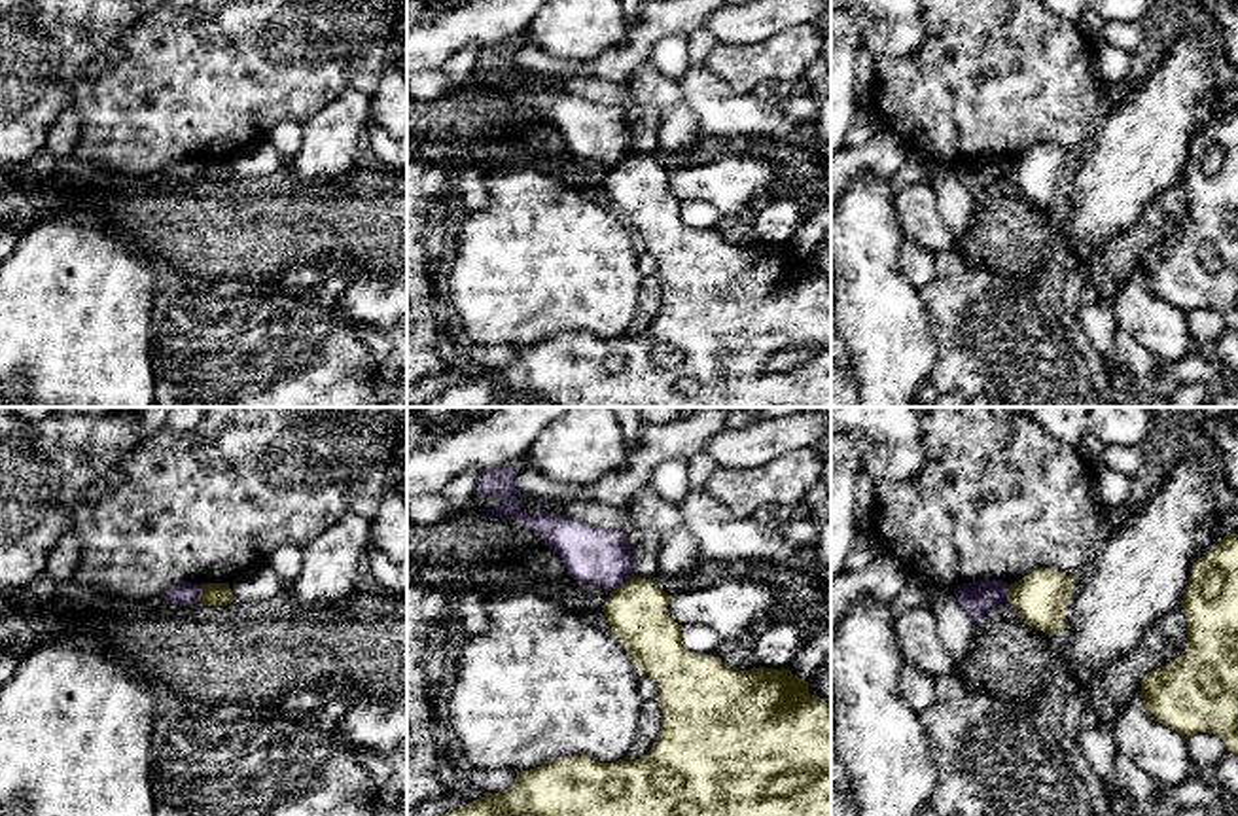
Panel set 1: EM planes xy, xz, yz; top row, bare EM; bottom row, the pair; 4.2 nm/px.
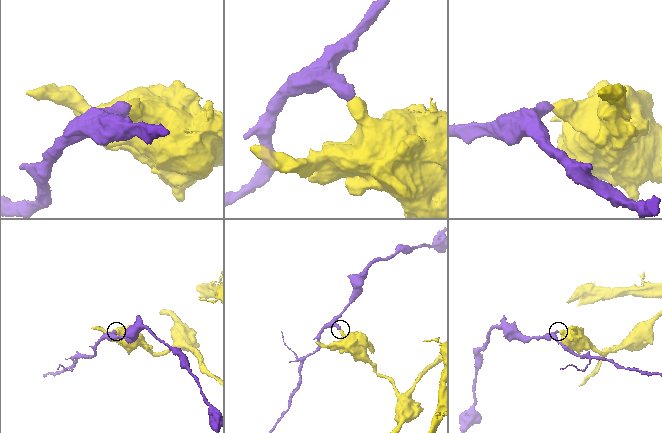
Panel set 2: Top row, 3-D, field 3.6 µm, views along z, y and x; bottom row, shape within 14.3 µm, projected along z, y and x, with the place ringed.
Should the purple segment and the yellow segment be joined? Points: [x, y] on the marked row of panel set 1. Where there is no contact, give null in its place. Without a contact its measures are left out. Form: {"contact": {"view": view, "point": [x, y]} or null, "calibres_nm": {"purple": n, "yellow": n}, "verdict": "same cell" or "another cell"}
{"contact": {"view": "xz", "point": [621, 584]}, "calibres_nm": {"purple": 240, "yellow": 260}, "verdict": "another cell"}

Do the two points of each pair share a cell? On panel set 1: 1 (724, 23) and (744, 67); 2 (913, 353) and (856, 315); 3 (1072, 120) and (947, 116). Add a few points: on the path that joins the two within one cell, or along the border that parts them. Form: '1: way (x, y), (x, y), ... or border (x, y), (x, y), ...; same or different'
1: border (797, 25), (790, 25), (758, 44); different
2: way (900, 347), (869, 317); same
3: way (1042, 116), (977, 116); same

